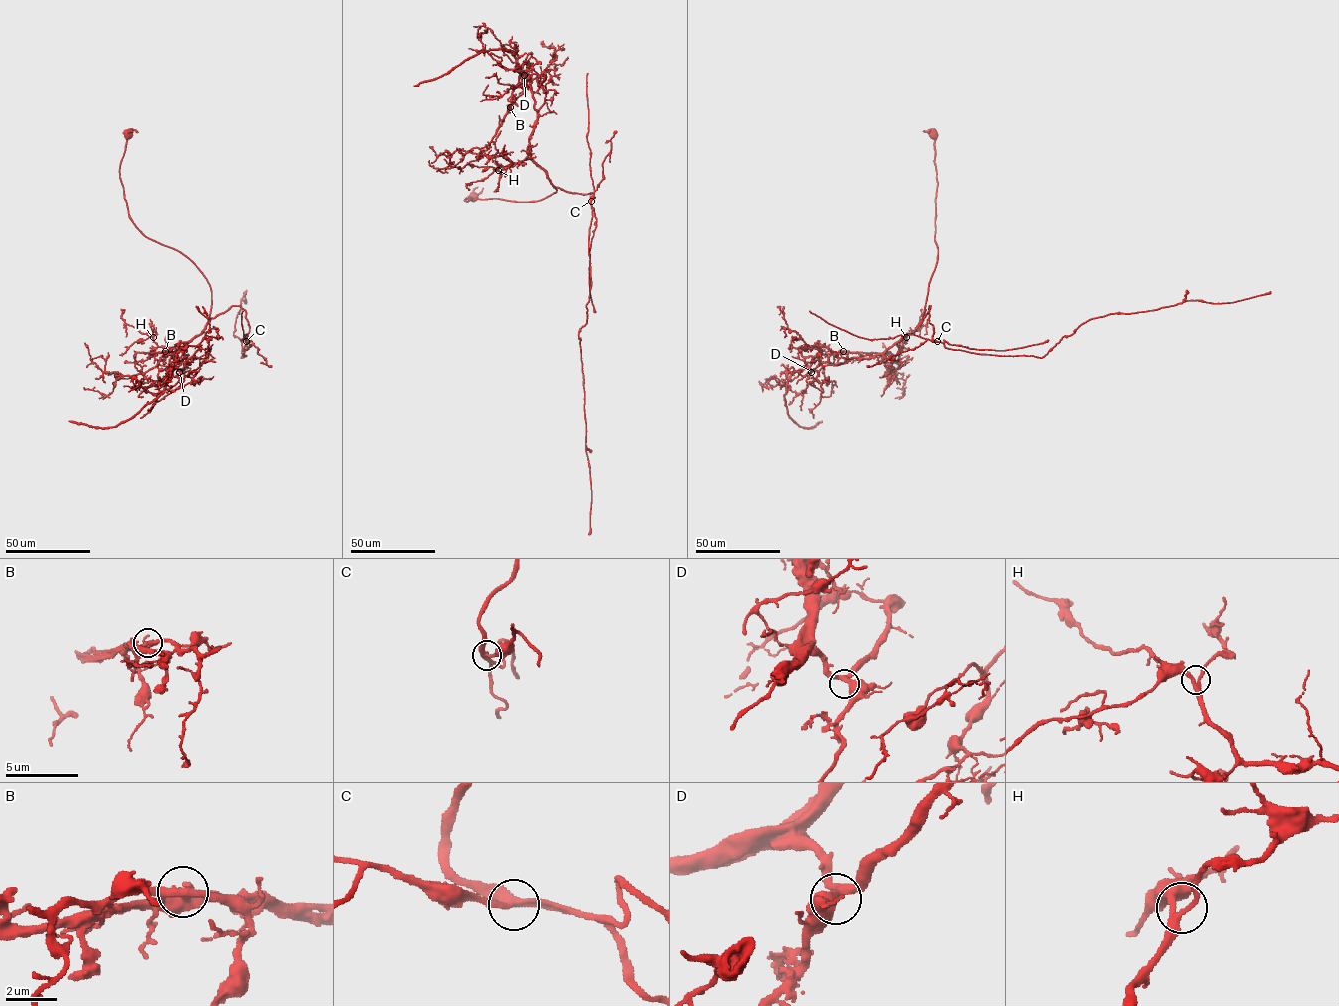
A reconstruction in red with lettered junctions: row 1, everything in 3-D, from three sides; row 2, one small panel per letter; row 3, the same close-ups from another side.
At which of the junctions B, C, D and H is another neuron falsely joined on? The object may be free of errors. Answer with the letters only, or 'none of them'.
B

